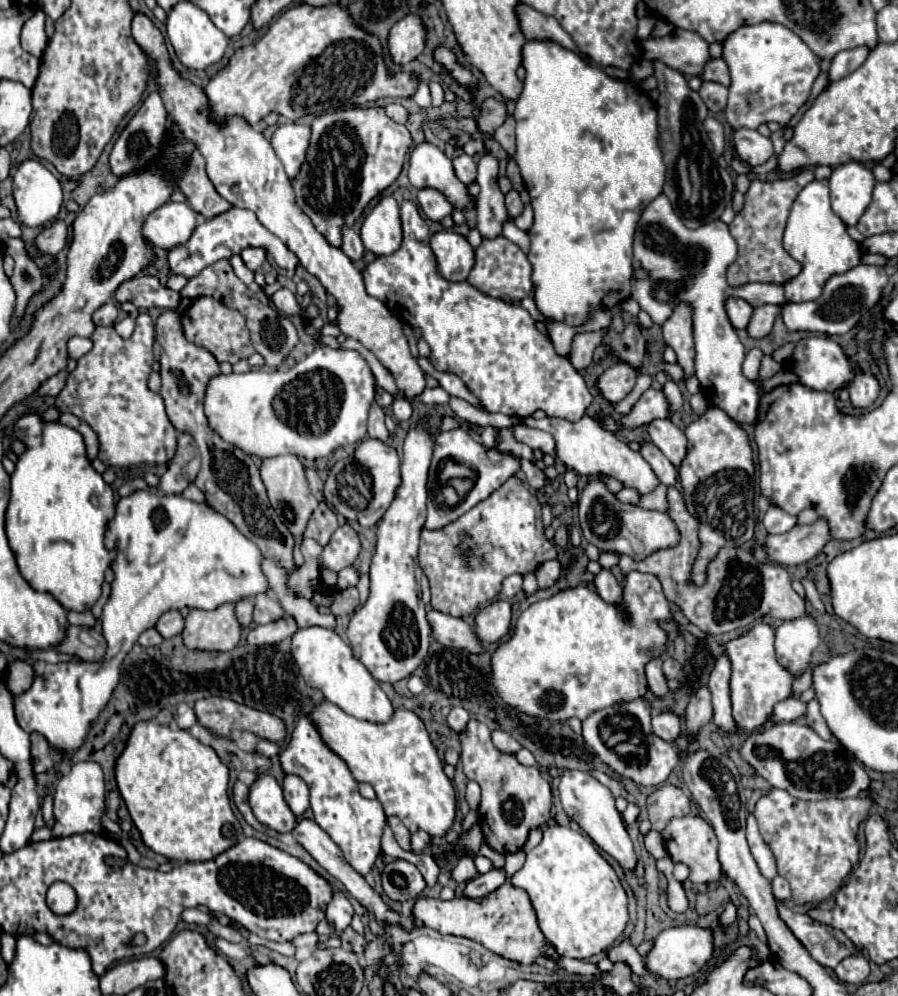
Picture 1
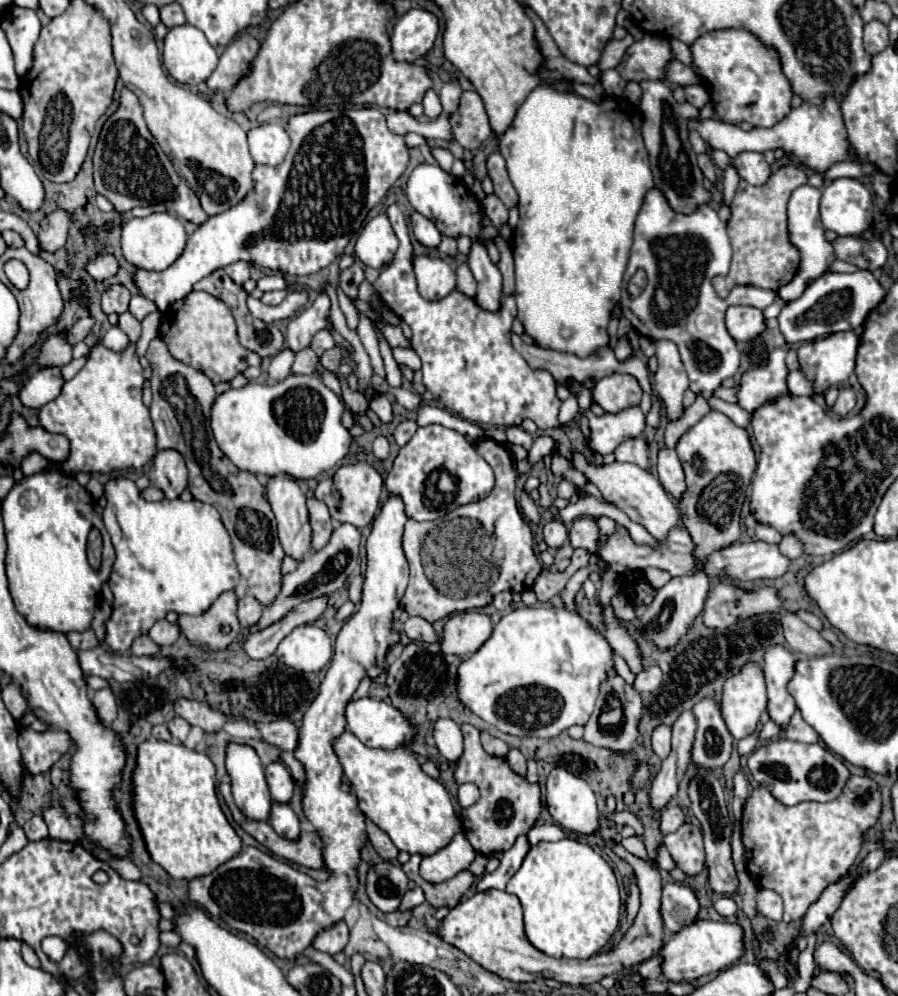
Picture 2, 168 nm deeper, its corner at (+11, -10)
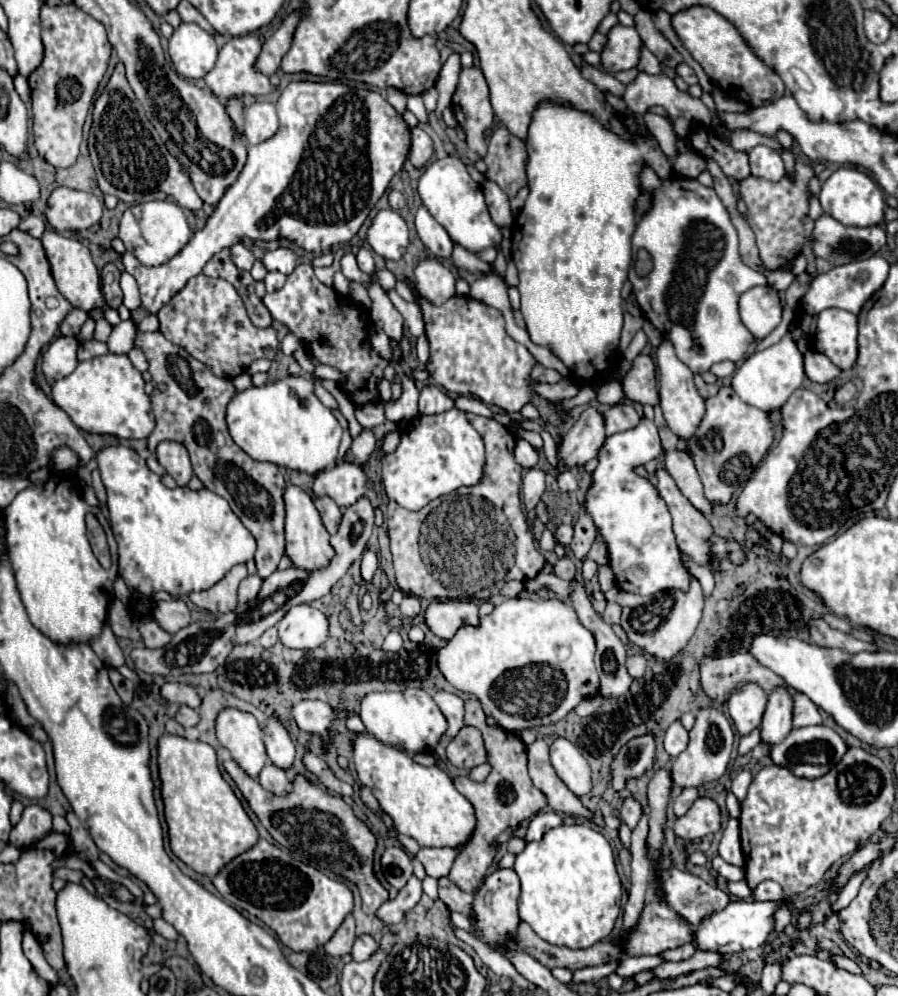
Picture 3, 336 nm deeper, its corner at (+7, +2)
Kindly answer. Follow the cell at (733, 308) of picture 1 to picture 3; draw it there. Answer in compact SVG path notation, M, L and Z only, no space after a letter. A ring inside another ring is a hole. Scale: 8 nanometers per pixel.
M770 286L750 288L740 296L740 318L742 324L754 334L754 338L768 336L782 316L782 302L776 290Z

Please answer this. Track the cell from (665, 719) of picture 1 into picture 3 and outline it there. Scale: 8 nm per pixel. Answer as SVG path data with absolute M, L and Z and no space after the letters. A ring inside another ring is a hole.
M676 720L664 734L664 750L670 754L670 758L676 758L680 752L686 750L686 746L688 746L688 732Z

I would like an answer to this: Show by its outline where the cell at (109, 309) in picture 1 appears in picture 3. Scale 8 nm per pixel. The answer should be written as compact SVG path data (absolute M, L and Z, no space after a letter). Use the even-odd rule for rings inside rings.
M74 308L74 310L64 318L64 322L60 324L62 336L76 336L86 320L88 320L88 312L82 312L82 310Z

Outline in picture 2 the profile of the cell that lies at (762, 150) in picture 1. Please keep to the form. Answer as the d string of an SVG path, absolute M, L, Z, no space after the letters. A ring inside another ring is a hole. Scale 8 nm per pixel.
M742 152L734 158L734 166L738 168L740 178L744 178L748 184L762 186L770 178L772 170L770 164L764 160L764 154L758 152Z

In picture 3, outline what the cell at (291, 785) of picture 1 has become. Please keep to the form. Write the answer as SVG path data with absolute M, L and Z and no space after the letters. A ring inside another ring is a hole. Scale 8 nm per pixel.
M272 716L264 728L264 744L268 758L280 770L290 770L294 762L294 742L290 740L286 728Z

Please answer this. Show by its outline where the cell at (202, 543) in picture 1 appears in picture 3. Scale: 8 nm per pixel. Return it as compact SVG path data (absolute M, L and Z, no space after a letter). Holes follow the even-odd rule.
M110 446L96 454L96 462L102 474L102 482L106 486L108 494L108 512L110 512L110 526L114 532L114 538L118 542L118 554L120 554L120 566L118 574L126 582L126 586L132 592L134 610L130 610L136 618L146 618L152 612L152 596L160 590L170 592L174 598L188 596L192 592L202 592L212 588L230 568L238 564L246 564L254 558L256 552L256 540L250 536L250 532L242 526L238 516L230 510L228 502L202 488L202 490L190 490L190 488L166 488L160 482L160 476L156 476L152 470L148 470L146 460L140 458L134 450L126 446Z

